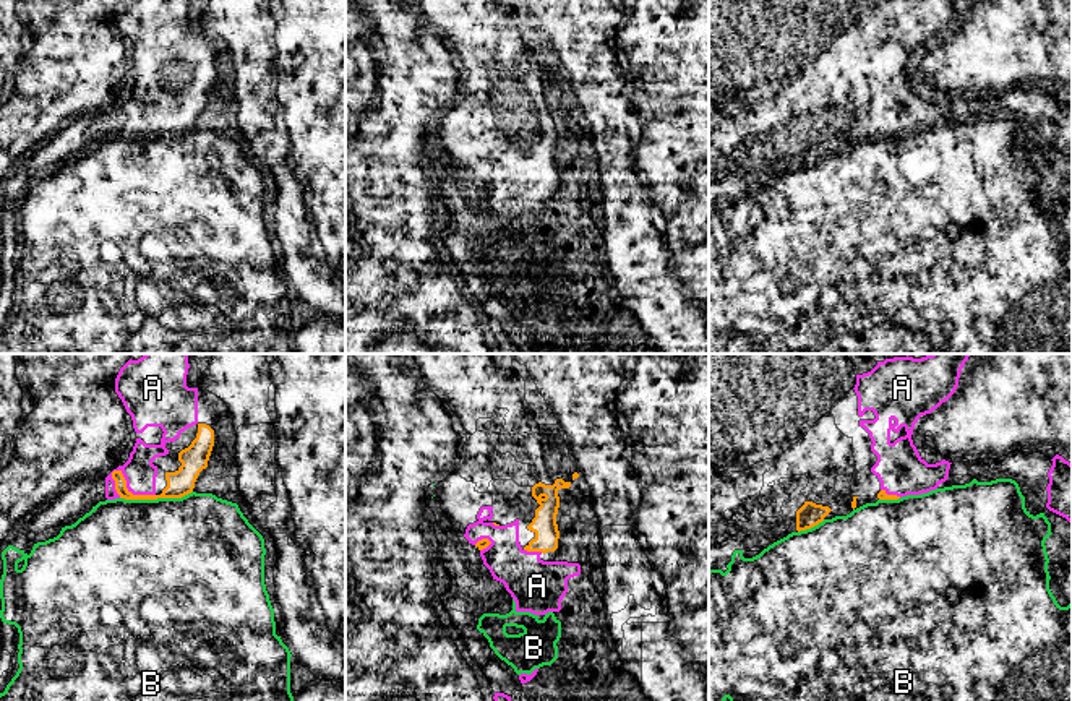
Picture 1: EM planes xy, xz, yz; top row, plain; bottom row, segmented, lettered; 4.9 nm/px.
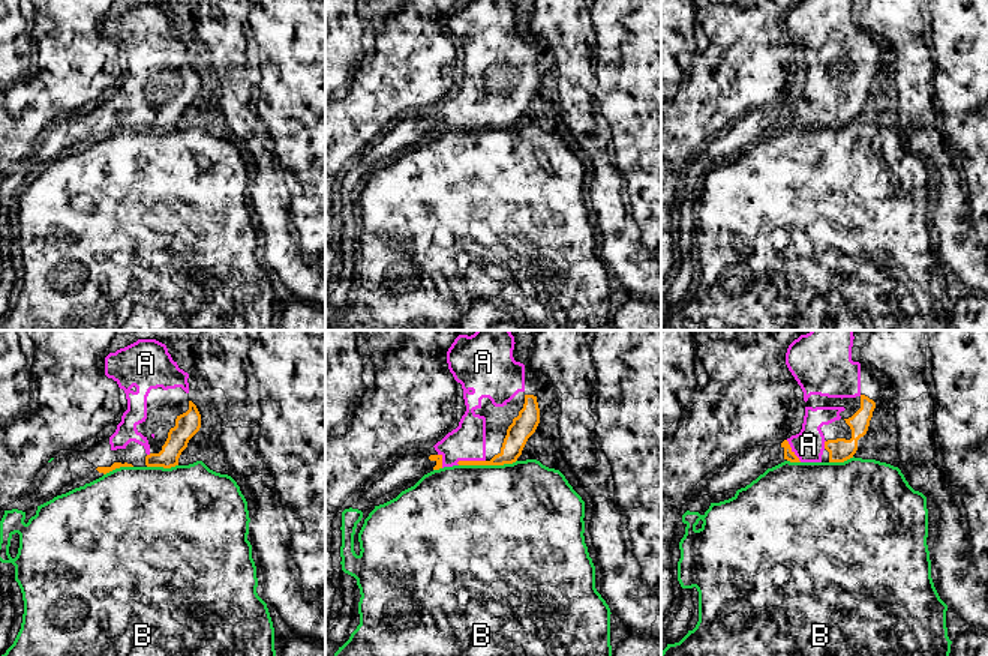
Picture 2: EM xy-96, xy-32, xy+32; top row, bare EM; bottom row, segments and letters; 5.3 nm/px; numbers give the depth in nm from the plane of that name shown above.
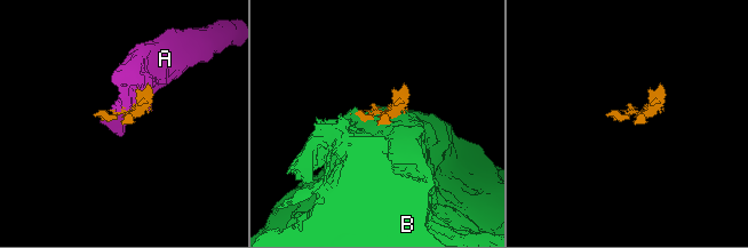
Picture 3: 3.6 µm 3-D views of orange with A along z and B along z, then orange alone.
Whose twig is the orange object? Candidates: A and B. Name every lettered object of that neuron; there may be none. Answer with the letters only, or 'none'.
A

